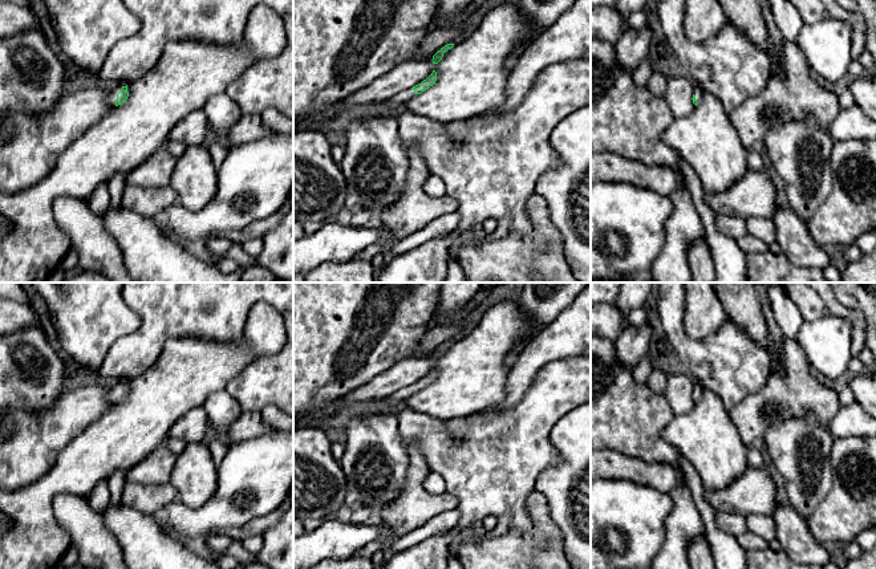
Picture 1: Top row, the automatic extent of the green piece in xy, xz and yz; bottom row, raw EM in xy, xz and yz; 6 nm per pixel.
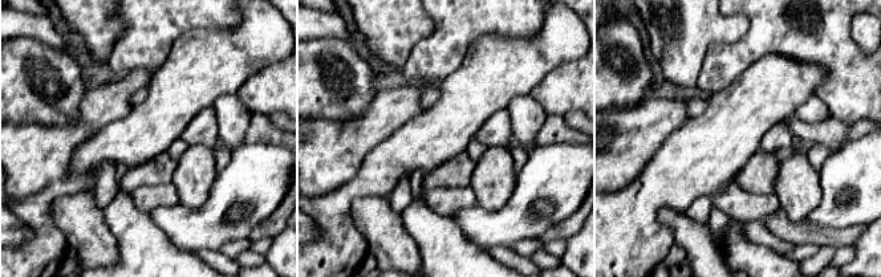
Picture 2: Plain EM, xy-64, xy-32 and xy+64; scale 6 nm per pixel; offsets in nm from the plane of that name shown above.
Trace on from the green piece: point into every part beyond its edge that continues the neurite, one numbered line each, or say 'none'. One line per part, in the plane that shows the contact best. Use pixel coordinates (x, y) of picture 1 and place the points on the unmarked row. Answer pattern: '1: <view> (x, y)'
1: xy (112, 394)

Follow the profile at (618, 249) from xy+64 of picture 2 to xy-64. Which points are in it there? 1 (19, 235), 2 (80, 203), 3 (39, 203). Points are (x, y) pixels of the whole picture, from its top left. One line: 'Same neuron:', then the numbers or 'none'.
Same neuron: 3

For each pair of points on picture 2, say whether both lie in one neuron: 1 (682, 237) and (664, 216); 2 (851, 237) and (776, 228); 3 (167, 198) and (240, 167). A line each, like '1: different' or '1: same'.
1: same
2: same
3: different

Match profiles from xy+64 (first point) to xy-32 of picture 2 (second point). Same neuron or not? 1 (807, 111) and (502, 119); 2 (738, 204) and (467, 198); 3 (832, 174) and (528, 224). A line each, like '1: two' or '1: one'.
1: two
2: one
3: one

